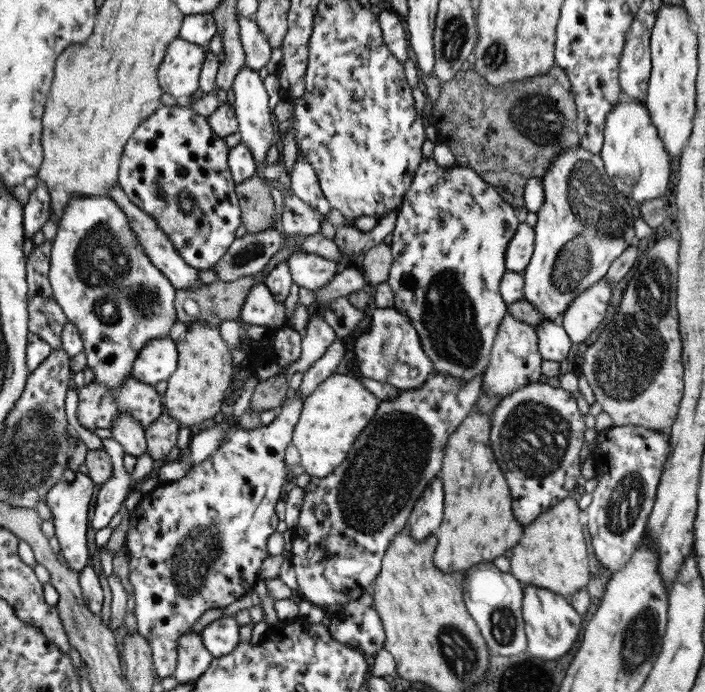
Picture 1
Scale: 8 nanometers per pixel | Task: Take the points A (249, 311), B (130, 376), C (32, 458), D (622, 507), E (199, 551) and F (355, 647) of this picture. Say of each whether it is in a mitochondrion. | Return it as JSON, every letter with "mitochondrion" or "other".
{"A":"other","B":"other","C":"mitochondrion","D":"mitochondrion","E":"mitochondrion","F":"other"}

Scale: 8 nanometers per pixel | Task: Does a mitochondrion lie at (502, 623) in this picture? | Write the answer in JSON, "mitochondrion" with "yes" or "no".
{"mitochondrion":"yes"}

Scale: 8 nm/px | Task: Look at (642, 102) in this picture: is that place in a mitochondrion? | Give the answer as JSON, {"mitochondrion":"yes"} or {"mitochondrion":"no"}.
{"mitochondrion":"no"}

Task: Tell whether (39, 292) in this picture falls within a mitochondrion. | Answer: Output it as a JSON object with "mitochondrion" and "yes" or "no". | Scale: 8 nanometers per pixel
{"mitochondrion":"no"}

